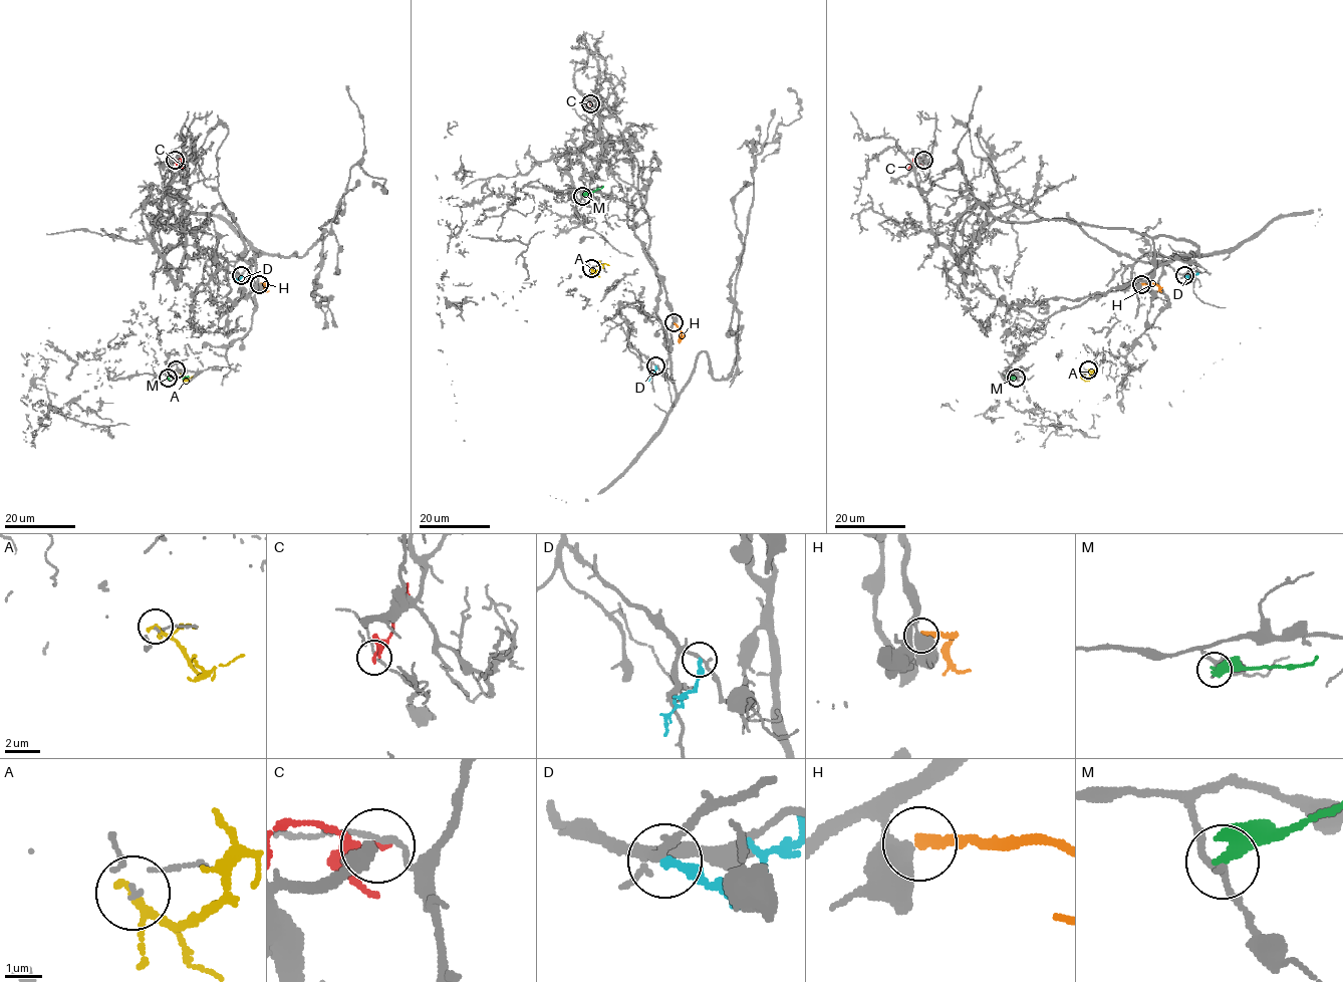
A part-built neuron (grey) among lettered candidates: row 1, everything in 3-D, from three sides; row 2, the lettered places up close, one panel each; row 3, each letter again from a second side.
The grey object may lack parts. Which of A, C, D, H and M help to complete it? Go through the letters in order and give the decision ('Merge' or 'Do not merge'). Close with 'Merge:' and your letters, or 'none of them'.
A: Do not merge
C: Do not merge
D: Do not merge
H: Do not merge
M: Do not merge
Merge: none of them

